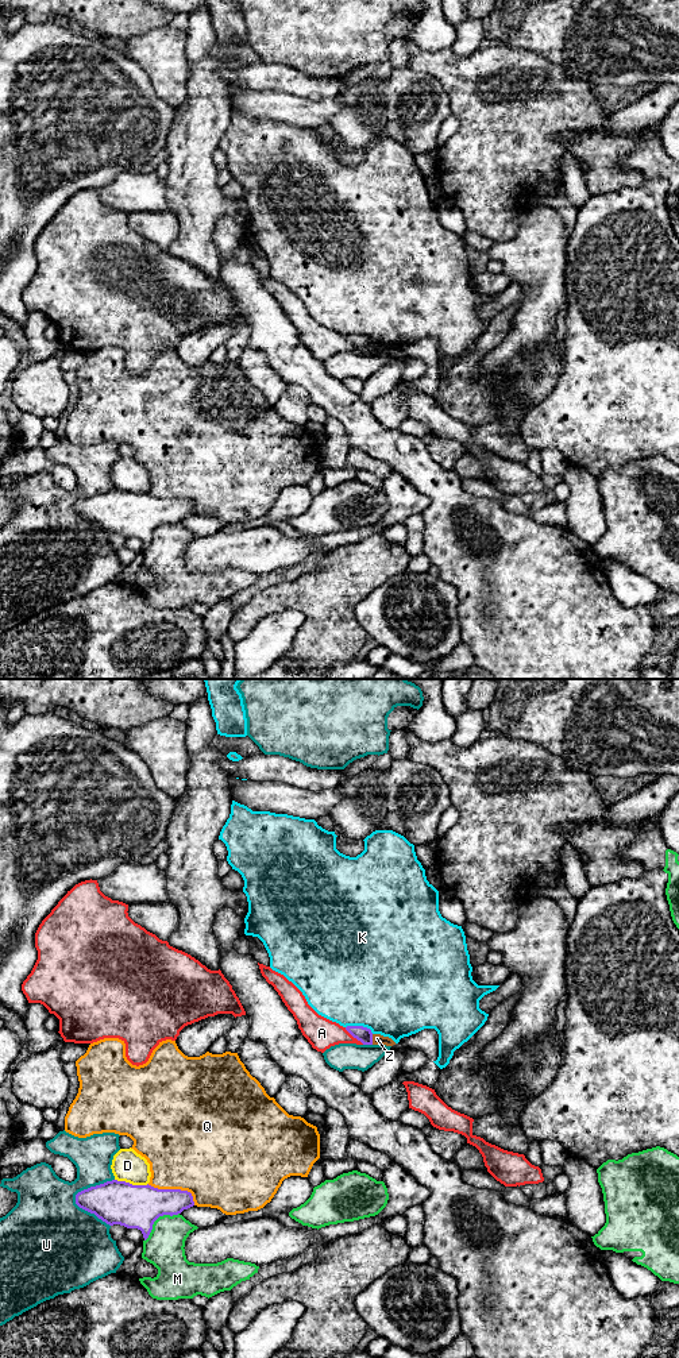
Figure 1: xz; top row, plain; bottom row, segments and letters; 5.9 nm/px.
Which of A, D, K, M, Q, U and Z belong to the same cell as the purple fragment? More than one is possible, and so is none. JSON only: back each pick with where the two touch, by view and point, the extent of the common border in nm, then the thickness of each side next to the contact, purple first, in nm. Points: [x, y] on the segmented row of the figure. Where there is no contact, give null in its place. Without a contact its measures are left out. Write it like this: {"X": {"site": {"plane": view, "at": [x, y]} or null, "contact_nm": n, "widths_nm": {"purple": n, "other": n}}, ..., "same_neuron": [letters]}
{"same_neuron": []}

